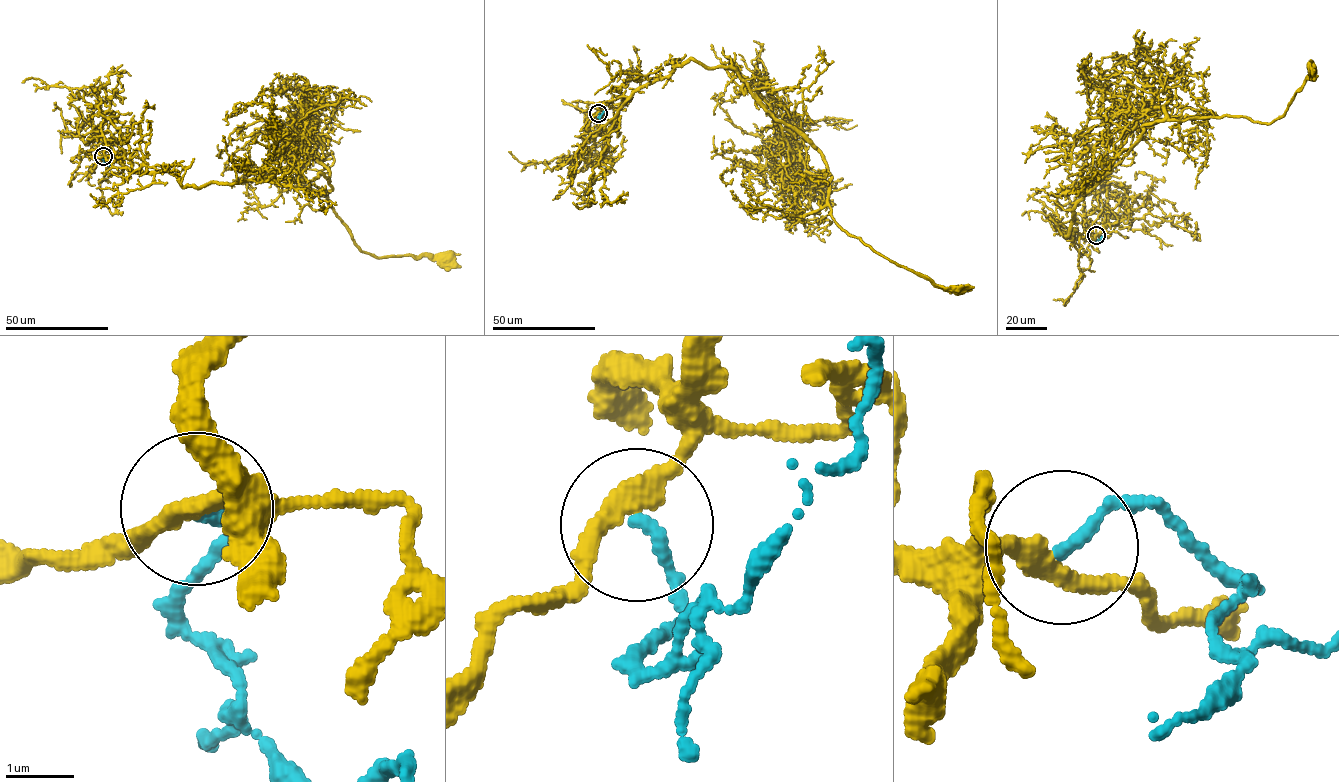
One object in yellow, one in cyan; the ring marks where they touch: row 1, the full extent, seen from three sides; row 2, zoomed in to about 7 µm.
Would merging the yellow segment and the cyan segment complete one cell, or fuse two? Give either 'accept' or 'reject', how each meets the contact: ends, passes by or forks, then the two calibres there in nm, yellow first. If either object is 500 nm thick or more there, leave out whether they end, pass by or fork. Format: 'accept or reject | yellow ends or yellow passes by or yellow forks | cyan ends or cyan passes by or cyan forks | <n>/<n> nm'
reject | yellow passes by | cyan ends | 280/180 nm

